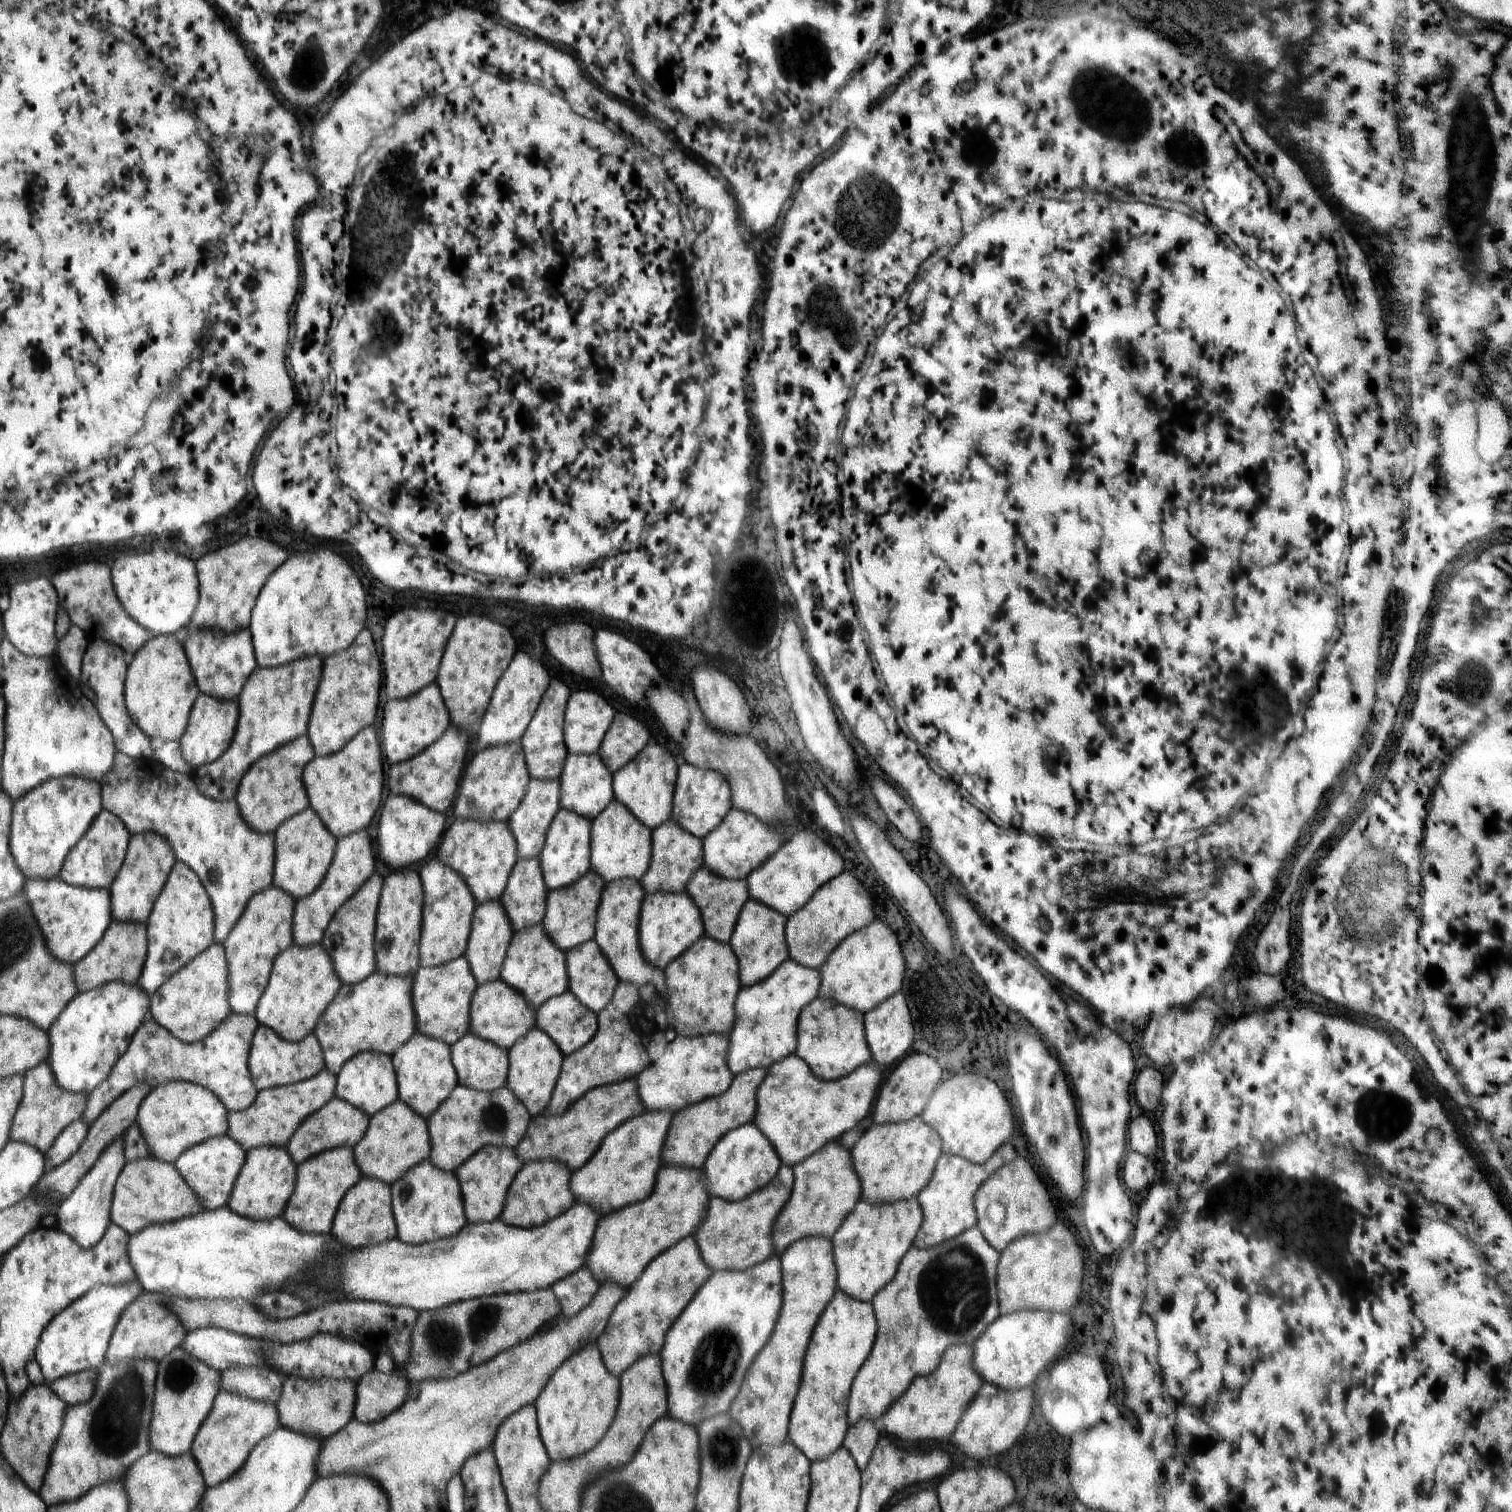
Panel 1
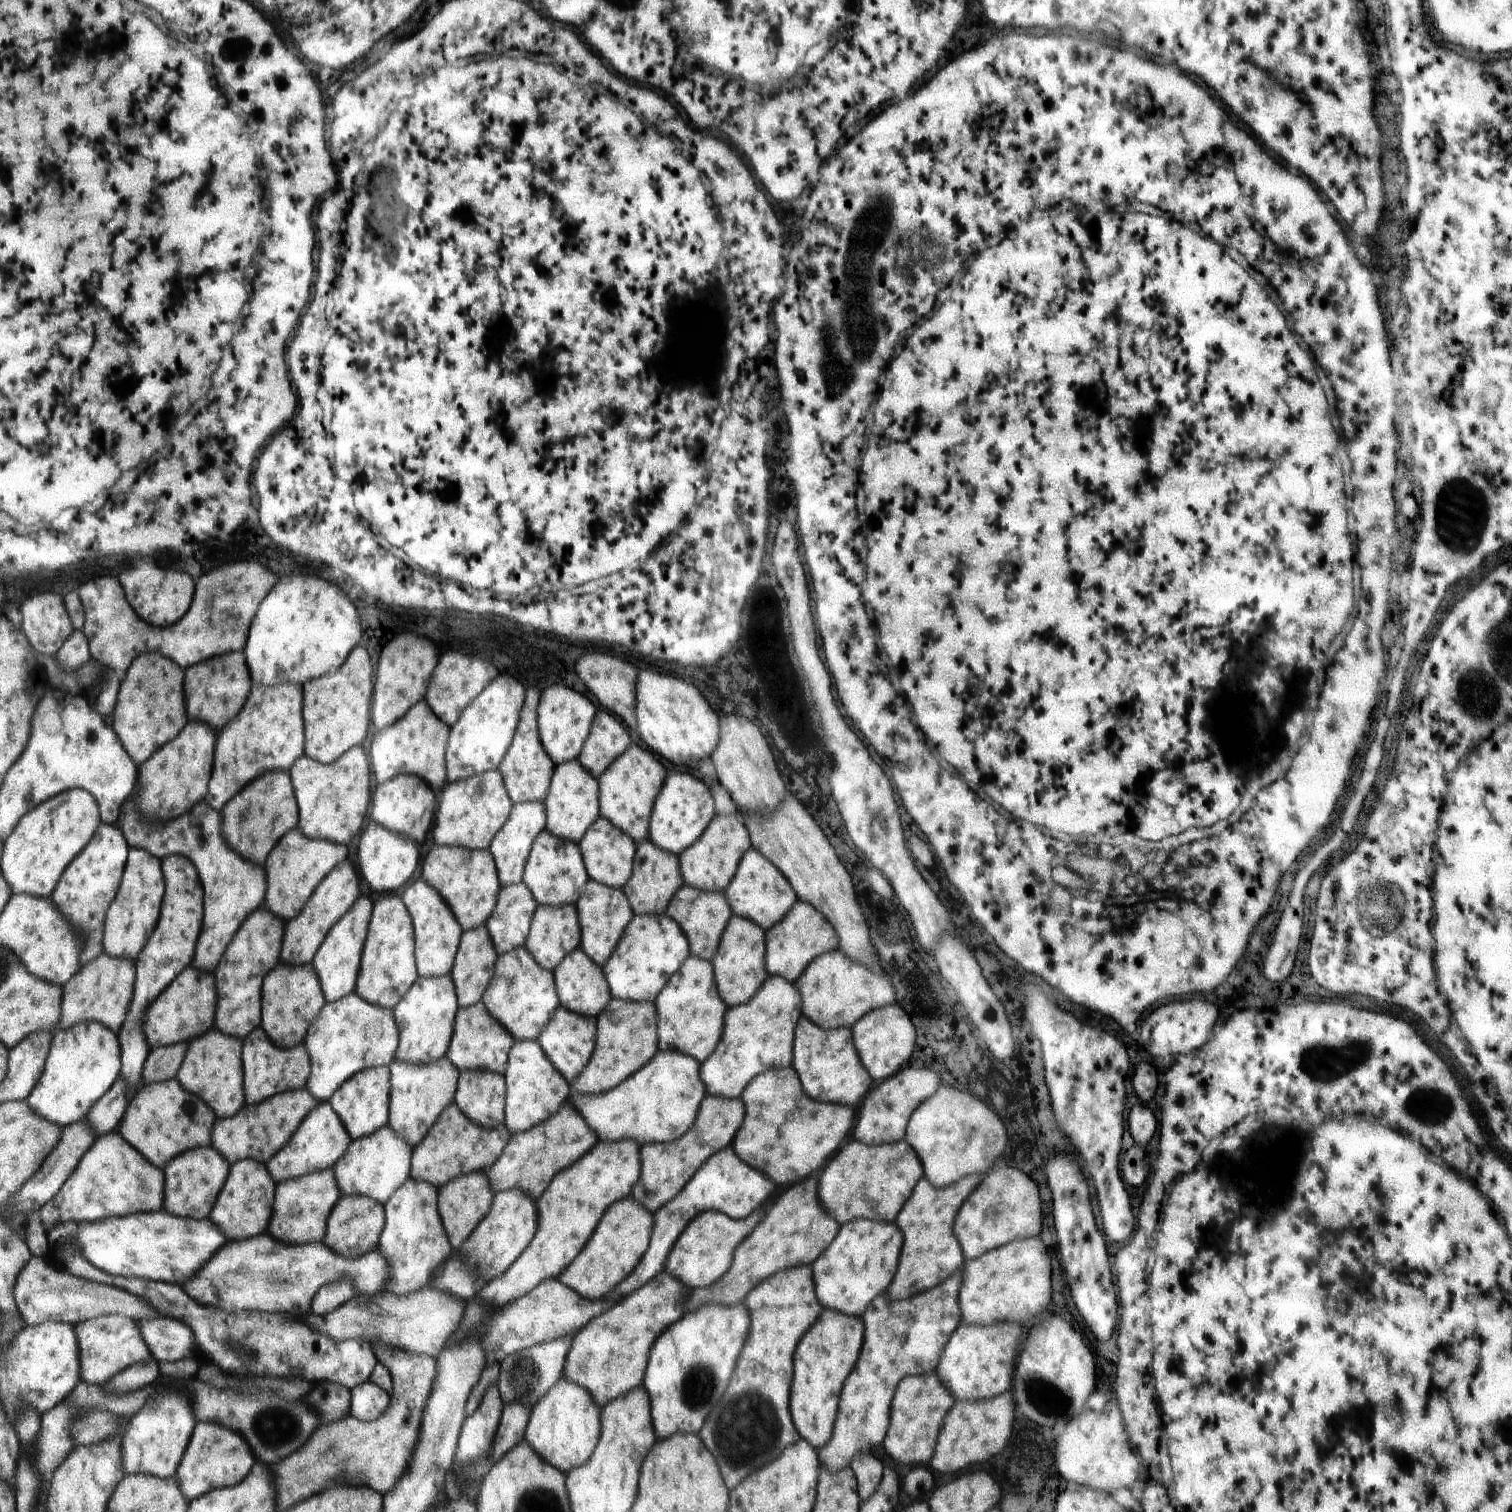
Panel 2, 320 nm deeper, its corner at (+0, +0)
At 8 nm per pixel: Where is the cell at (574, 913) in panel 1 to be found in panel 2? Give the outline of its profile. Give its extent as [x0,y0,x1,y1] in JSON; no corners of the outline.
[525,905,581,971]

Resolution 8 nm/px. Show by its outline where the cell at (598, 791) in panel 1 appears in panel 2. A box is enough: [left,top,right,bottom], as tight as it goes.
[545,759,601,844]

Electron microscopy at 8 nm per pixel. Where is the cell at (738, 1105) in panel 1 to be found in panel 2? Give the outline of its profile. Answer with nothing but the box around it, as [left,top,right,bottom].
[630,1094,745,1212]

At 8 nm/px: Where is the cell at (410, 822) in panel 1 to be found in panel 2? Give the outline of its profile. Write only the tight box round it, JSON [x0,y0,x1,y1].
[358,820,420,894]

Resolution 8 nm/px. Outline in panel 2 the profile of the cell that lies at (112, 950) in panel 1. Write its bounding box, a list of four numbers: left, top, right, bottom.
[56,954,137,1033]

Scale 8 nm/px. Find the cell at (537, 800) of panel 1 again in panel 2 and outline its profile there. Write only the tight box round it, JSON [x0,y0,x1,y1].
[490,801,548,886]

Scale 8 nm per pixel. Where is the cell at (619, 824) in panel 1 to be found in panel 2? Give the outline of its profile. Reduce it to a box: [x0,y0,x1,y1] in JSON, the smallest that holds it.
[578,816,637,889]

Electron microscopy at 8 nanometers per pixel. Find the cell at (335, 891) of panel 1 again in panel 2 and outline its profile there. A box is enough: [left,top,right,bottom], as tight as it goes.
[281,860,360,966]

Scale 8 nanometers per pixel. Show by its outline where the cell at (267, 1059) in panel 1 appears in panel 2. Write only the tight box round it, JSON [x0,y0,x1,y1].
[241,1026,312,1105]

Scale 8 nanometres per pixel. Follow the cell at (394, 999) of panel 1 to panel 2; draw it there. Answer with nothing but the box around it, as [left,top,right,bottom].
[304,993,400,1103]

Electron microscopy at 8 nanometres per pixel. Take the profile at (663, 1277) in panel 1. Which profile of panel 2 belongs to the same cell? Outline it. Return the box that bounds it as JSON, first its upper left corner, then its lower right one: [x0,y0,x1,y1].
[562,1270,690,1409]

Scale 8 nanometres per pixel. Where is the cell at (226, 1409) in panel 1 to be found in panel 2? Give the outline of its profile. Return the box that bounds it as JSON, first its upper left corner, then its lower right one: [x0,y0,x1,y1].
[176,1423,256,1504]

